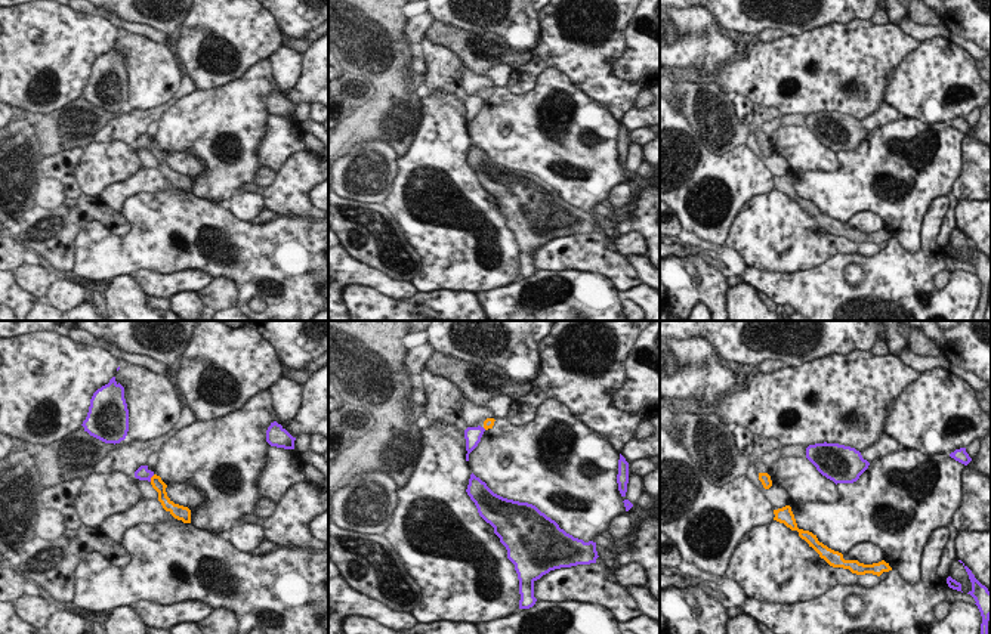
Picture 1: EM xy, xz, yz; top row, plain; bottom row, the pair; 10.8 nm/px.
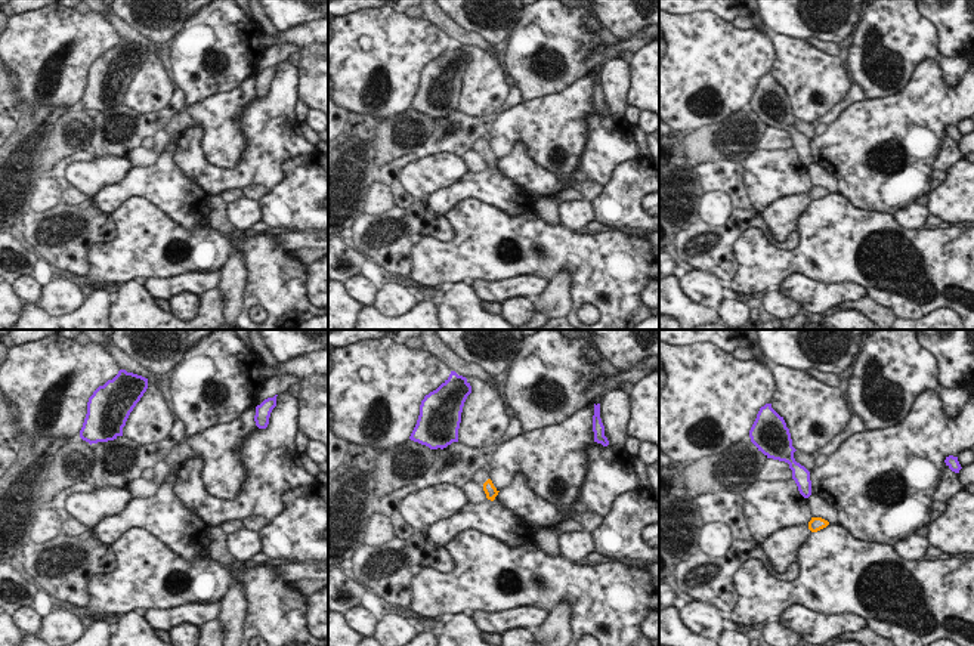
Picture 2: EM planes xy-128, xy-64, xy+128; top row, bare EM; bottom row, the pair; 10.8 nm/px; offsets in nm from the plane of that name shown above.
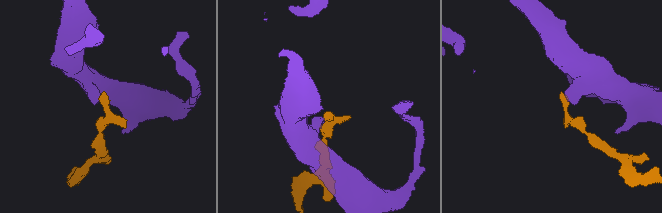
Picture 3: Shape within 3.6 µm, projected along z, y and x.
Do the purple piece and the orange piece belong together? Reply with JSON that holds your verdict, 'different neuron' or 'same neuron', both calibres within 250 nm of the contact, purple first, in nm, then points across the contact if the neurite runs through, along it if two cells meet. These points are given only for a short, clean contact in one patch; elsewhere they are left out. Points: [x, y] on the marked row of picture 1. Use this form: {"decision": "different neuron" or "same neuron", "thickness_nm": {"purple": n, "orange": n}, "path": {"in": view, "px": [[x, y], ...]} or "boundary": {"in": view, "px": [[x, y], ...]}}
{"decision": "different neuron", "thickness_nm": {"purple": 160, "orange": 140}, "boundary": {"in": "xy", "px": [[154, 475], [150, 481]]}}

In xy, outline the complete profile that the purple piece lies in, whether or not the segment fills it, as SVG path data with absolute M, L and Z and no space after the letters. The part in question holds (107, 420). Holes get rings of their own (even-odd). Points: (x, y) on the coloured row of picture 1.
M115 377L93 393L87 417L81 426L84 432L105 443L115 445L126 439L129 409L124 387L115 381Z

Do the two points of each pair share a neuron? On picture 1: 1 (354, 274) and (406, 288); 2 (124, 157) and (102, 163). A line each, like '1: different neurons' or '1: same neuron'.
1: same neuron
2: same neuron

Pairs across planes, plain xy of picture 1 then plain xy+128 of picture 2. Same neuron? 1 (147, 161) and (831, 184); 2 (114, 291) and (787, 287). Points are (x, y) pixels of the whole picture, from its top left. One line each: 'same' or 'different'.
1: same
2: different

